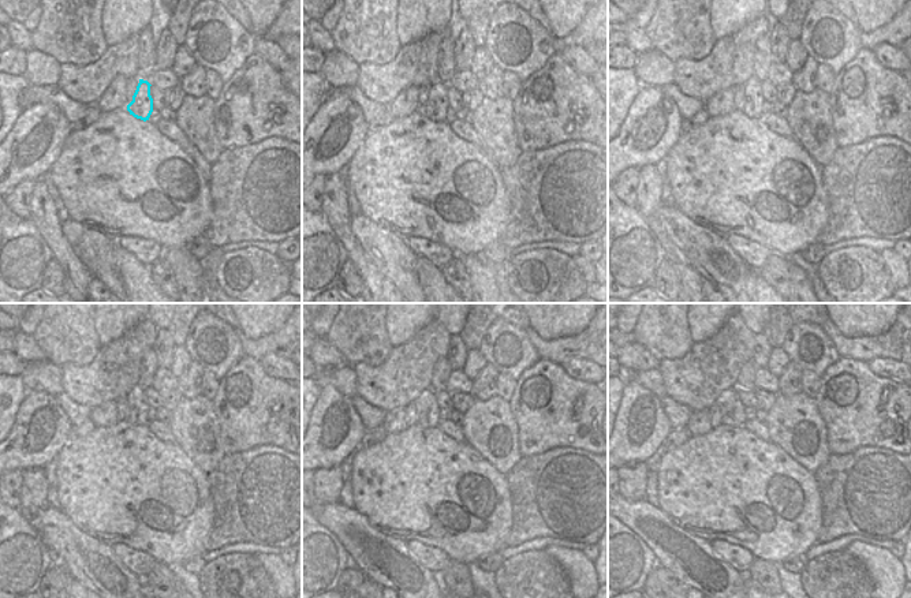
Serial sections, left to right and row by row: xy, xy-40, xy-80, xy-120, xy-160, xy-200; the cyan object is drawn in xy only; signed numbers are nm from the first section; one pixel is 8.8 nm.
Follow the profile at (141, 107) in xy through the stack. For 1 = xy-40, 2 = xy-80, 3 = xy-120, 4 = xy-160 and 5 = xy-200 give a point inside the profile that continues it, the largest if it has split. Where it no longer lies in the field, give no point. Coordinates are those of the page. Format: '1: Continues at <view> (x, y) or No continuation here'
1: Continues at xy-40 (447, 107)
2: Continues at xy-80 (753, 97)
3: Continues at xy-120 (134, 407)
4: Continues at xy-160 (428, 413)
5: Continues at xy-200 (732, 411).

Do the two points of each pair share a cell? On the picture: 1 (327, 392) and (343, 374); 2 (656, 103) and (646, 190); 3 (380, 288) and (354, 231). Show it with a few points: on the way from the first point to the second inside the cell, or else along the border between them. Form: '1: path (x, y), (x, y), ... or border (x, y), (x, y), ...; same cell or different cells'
1: border (321, 385), (333, 385), (351, 397); different cells
2: border (654, 164), (643, 164), (638, 168); different cells
3: path (380, 275), (380, 269), (362, 245); same cell

